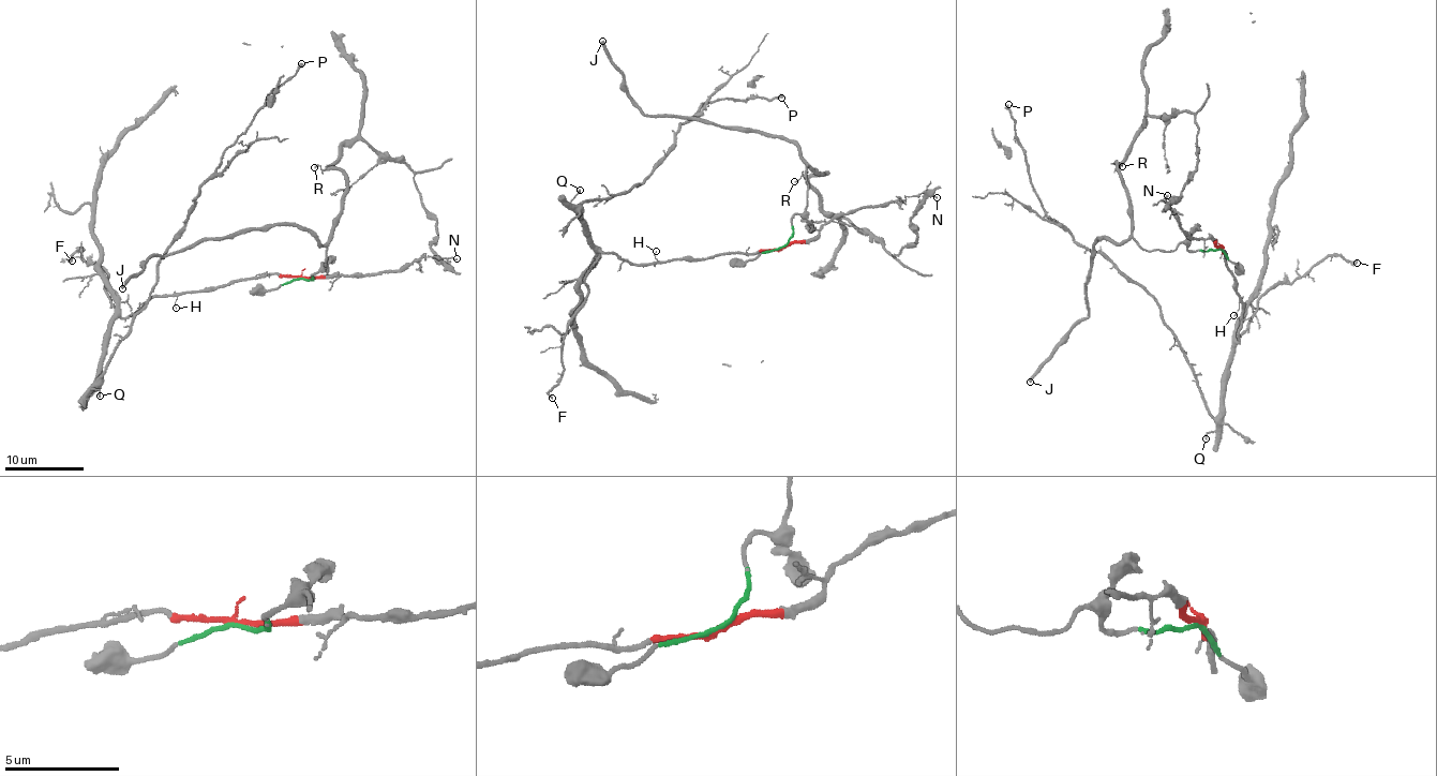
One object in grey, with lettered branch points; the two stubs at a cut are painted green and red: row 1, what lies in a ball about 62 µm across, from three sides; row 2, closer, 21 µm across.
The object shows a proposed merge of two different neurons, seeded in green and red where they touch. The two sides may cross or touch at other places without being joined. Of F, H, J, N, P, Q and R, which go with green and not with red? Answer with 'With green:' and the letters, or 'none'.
With green: J, R

